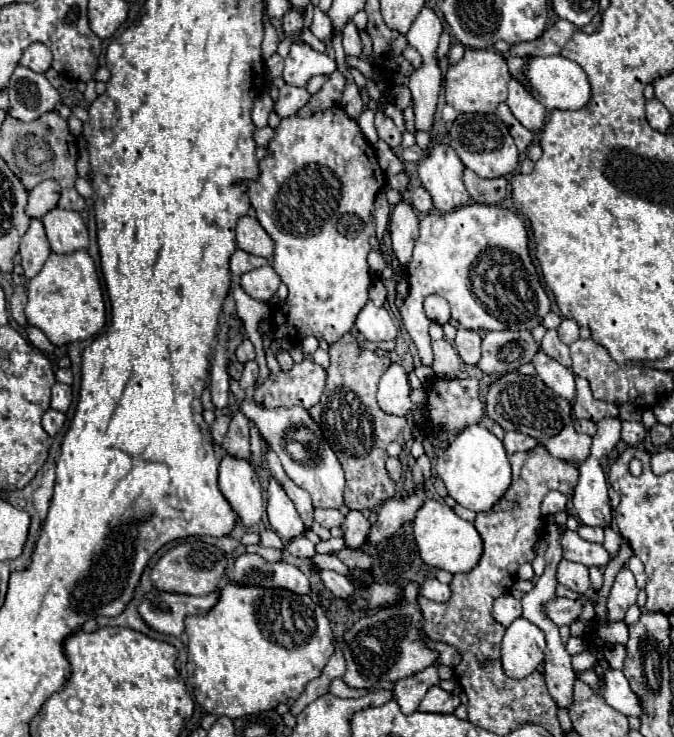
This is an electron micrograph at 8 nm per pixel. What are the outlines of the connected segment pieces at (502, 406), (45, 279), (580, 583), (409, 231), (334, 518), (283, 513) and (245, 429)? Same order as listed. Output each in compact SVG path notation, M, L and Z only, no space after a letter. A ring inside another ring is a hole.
M506 373L494 381L486 393L486 415L494 419L504 431L520 431L534 437L538 443L544 443L546 439L558 435L572 421L572 407L538 377Z
M78 249L68 255L50 253L42 271L27 283L28 303L25 307L28 323L44 331L54 345L84 341L94 337L106 323L102 287L94 259L88 251Z
M562 559L558 563L556 579L560 585L576 591L576 593L586 593L590 589L590 579L588 579L588 567L582 563L574 563L568 559Z
M400 199L390 213L390 237L392 249L402 269L406 269L414 243L418 239L418 215L410 203Z
M316 509L314 511L314 521L318 521L326 529L332 529L332 527L342 525L344 515L338 509Z
M272 477L266 491L268 491L268 507L266 507L266 511L268 511L270 527L284 541L302 535L306 531L306 527L304 527L300 515L296 513L292 499L286 495L282 483Z
M234 413L224 437L224 451L236 457L250 457L250 421L244 413Z

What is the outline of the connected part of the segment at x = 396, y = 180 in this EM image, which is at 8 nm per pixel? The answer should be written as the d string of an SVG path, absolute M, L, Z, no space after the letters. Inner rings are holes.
M402 171L402 173L398 173L398 175L388 177L388 187L392 187L392 189L400 191L400 195L408 189L408 183L410 183L410 175L408 175L406 171Z

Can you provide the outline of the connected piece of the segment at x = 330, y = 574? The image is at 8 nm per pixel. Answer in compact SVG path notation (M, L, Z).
M324 569L324 571L320 571L320 579L326 585L326 589L330 589L340 599L348 599L354 591L354 585L344 575L340 575L336 571L326 571Z

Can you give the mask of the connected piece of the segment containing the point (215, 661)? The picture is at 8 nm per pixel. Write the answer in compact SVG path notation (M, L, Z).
M228 581L208 613L188 615L184 623L188 635L188 673L192 669L194 697L206 713L216 717L226 715L238 719L296 699L306 683L316 679L334 655L332 629L322 609L308 595L296 595L286 589L266 589Z

